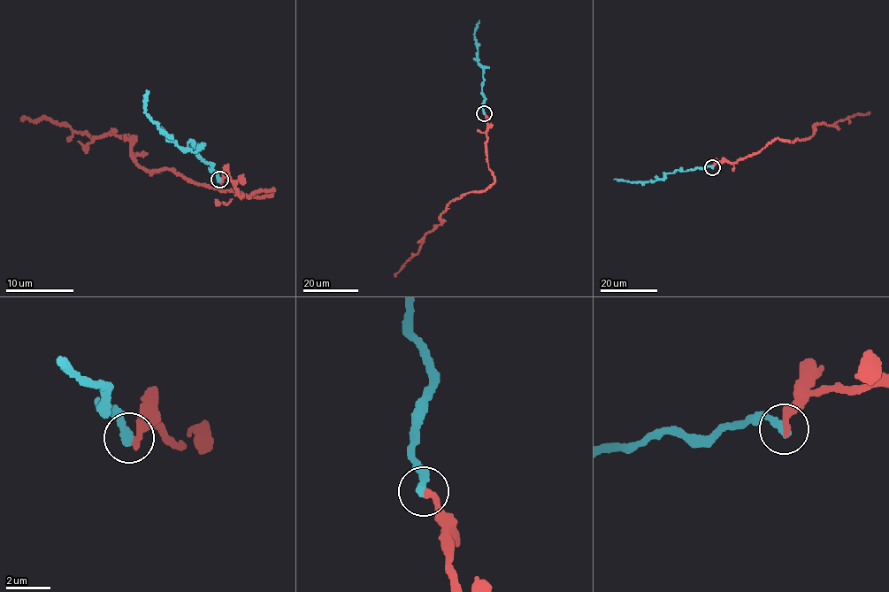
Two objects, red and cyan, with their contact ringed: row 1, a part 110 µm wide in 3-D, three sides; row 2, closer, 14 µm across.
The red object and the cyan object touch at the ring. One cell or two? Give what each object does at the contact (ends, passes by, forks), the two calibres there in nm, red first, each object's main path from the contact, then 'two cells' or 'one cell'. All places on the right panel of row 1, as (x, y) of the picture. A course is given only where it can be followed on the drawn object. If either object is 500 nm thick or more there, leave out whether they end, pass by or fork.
red ends | cyan ends | 360/420 nm | red via (712, 167), (758, 153), (777, 138), (804, 140), (817, 124), (832, 125), (869, 112) | cyan via (712, 167), (676, 170), (666, 172), (662, 179), (644, 182), (614, 179) | one cell

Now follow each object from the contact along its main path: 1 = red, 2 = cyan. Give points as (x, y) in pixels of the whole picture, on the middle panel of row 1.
1: (484, 113), (488, 168), (494, 181), (483, 191), (448, 202), (440, 224), (425, 234), (417, 254), (394, 276)
2: (484, 113), (484, 69), (478, 63), (474, 32), (478, 21)

